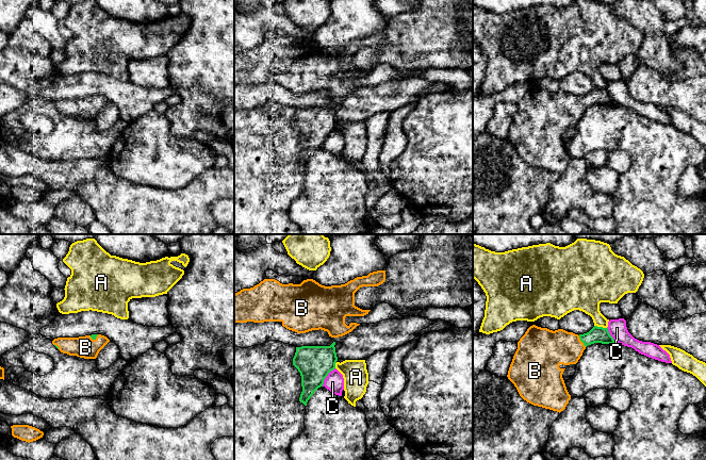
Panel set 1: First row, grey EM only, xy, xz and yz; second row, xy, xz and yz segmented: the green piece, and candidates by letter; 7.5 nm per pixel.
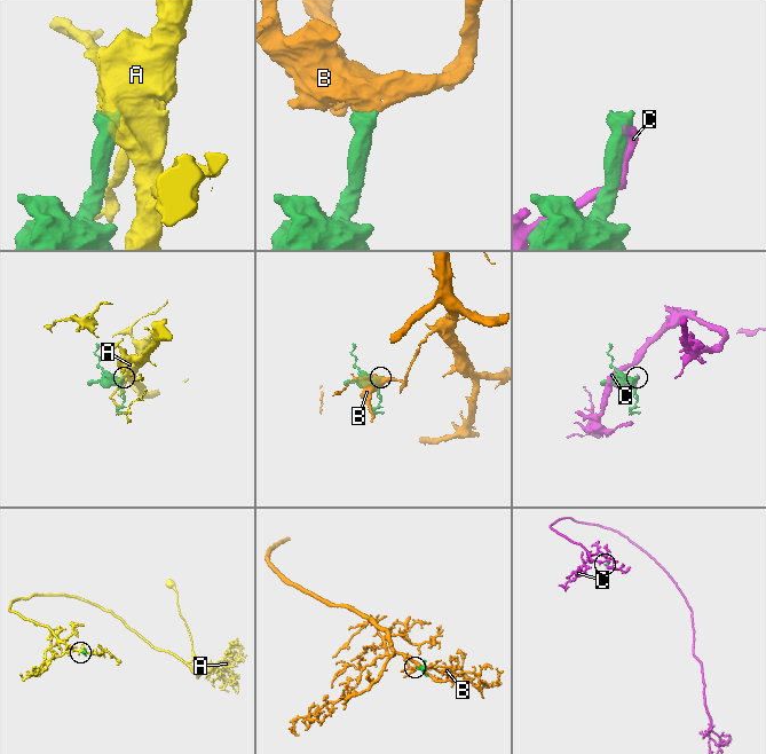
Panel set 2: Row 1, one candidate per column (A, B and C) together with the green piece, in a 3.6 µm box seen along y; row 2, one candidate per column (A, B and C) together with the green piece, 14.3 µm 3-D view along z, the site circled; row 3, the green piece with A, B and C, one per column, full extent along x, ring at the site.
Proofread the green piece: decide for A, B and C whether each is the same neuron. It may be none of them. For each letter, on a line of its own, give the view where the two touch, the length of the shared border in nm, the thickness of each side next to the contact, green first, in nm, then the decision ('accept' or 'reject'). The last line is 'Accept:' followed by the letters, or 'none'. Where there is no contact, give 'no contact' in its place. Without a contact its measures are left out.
A: contact in yz; length 100 nm; calibres 130 and 220 nm; reject
B: contact in yz; length 110 nm; calibres 130 and 280 nm; accept
C: contact in xz; length 170 nm; calibres 260 and 140 nm; reject
Accept: B

